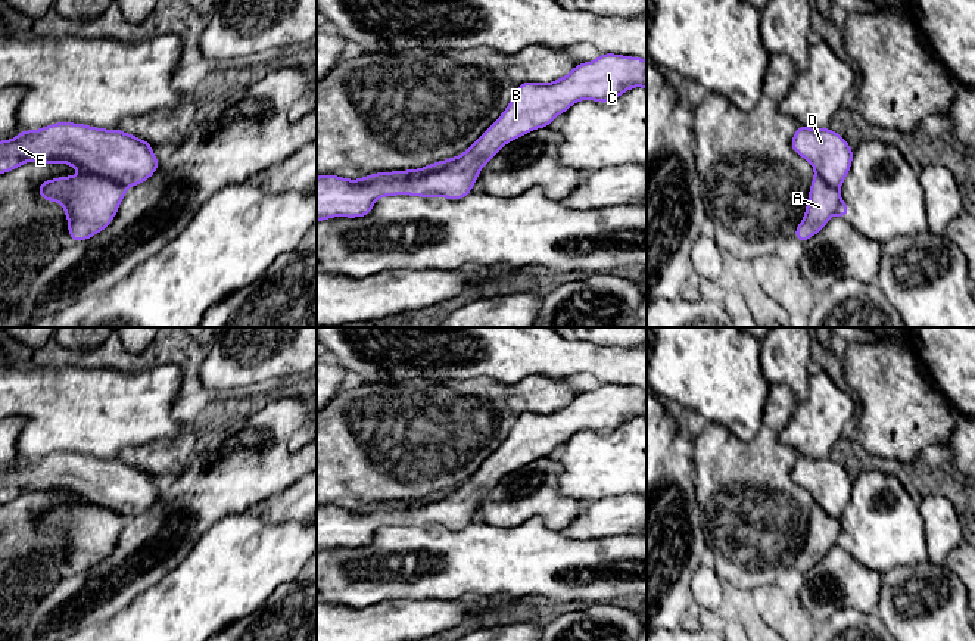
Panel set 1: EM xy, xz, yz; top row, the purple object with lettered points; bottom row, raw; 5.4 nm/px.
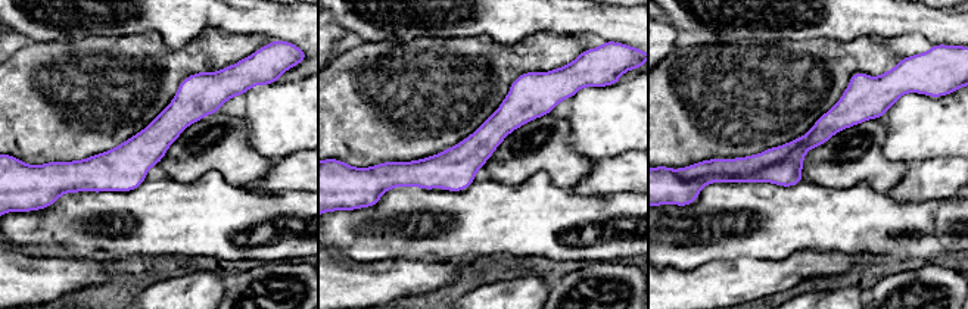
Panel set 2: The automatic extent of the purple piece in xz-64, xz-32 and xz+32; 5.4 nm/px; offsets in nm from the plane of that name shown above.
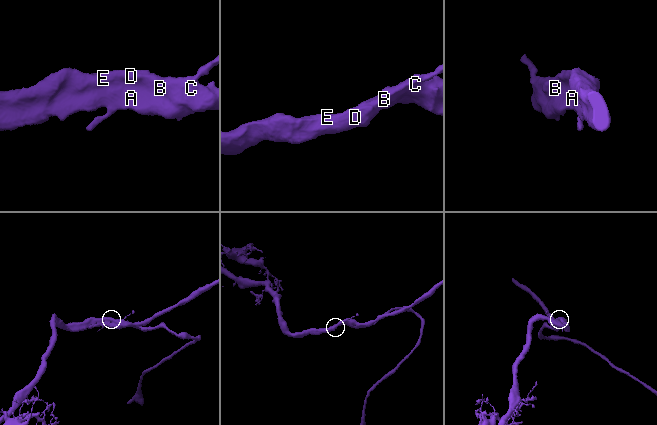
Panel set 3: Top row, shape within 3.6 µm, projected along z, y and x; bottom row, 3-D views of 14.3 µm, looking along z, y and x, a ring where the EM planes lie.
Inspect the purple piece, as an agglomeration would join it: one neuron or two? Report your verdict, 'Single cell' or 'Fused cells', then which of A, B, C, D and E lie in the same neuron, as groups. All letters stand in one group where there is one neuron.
Single cell. Groups: A B C D E

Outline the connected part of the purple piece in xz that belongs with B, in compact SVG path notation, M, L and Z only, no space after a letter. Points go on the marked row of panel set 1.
M616 53L599 55L595 60L576 65L566 77L552 83L524 81L513 94L501 116L461 155L423 168L376 172L358 180L333 174L317 177L317 221L334 217L367 217L379 197L409 195L420 197L462 199L471 193L482 168L510 141L538 128L549 127L571 105L580 100L608 103L630 88L647 90L647 60Z

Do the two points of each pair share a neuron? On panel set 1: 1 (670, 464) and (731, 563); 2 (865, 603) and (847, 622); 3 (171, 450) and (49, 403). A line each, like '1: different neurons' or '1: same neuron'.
1: different neurons
2: different neurons
3: different neurons

